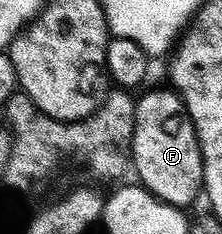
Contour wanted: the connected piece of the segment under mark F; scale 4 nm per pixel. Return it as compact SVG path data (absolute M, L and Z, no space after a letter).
M147 90L142 96L137 96L134 105L134 136L130 142L132 171L138 174L137 182L157 199L171 203L173 207L186 209L204 191L202 150L184 101L177 91L164 90Z

